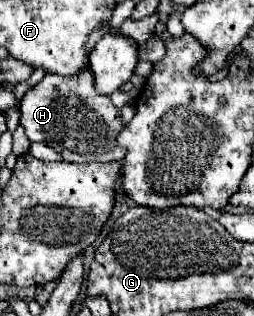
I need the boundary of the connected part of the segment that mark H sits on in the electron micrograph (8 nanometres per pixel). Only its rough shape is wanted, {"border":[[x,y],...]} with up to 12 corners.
{"border":[[45,74],[21,126],[65,162],[113,162],[121,112],[93,86]]}

